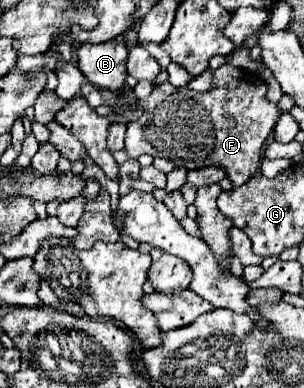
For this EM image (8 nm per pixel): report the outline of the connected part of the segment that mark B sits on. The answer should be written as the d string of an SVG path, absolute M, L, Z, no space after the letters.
M124 36L106 44L80 44L78 68L94 86L120 92L126 86L126 52Z

